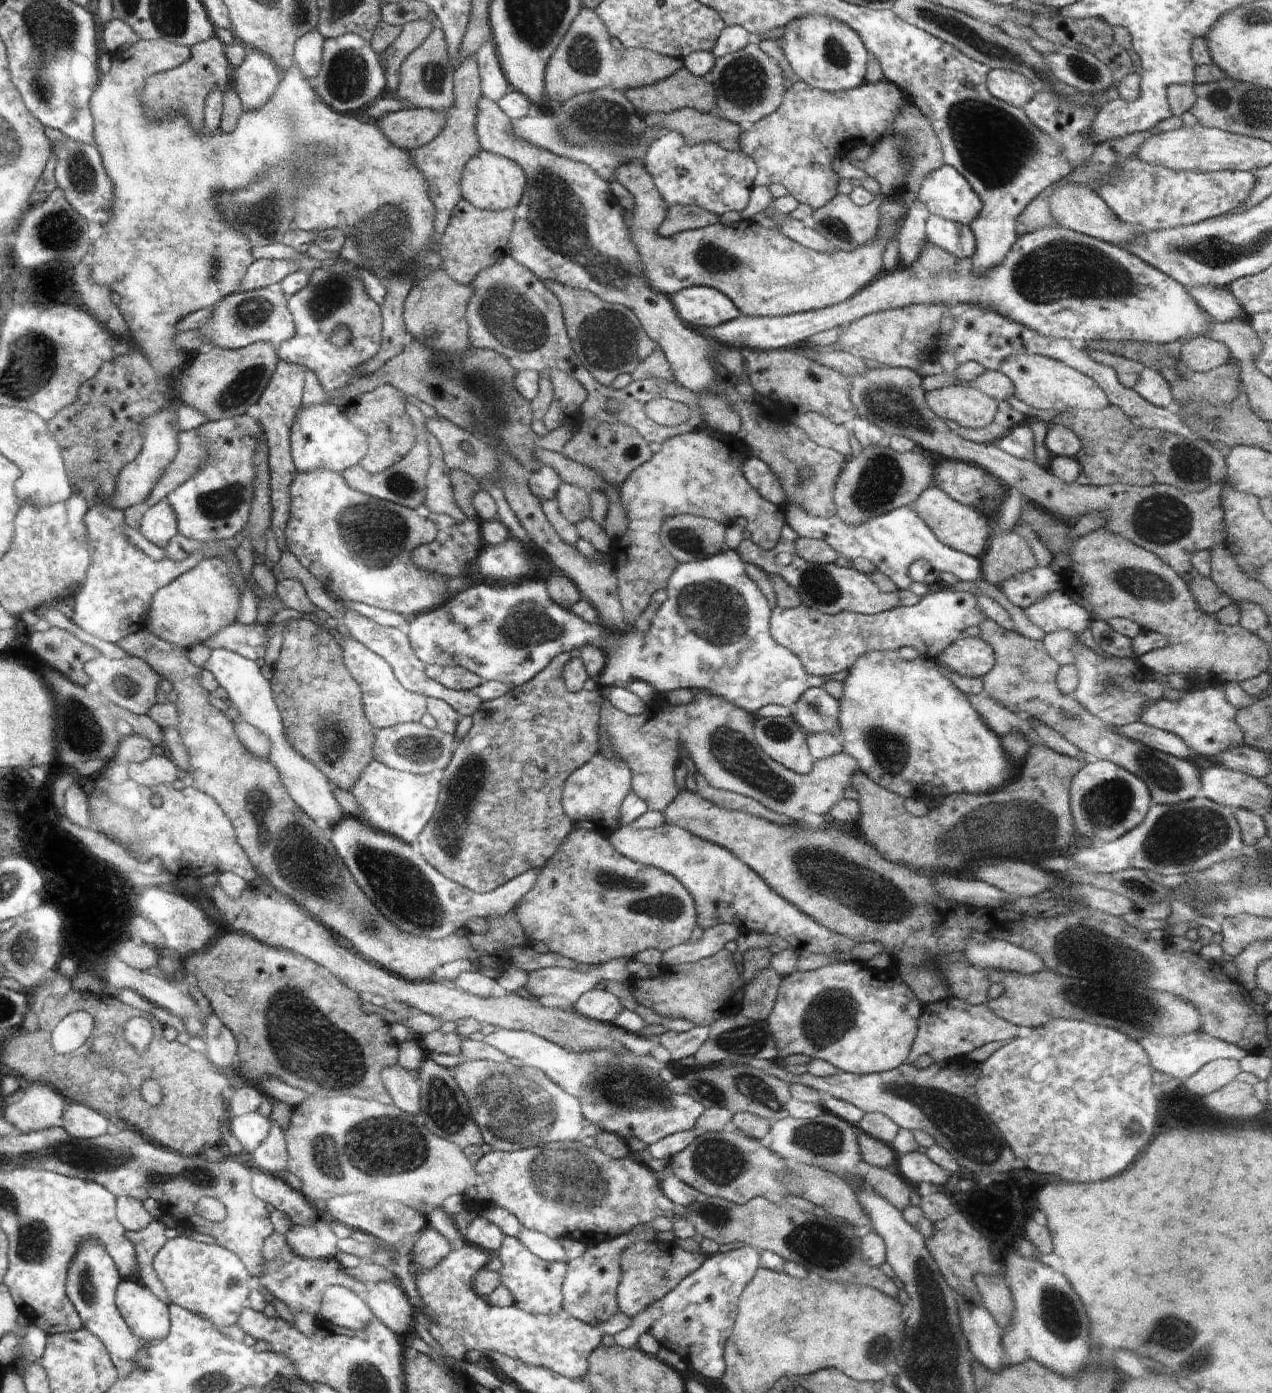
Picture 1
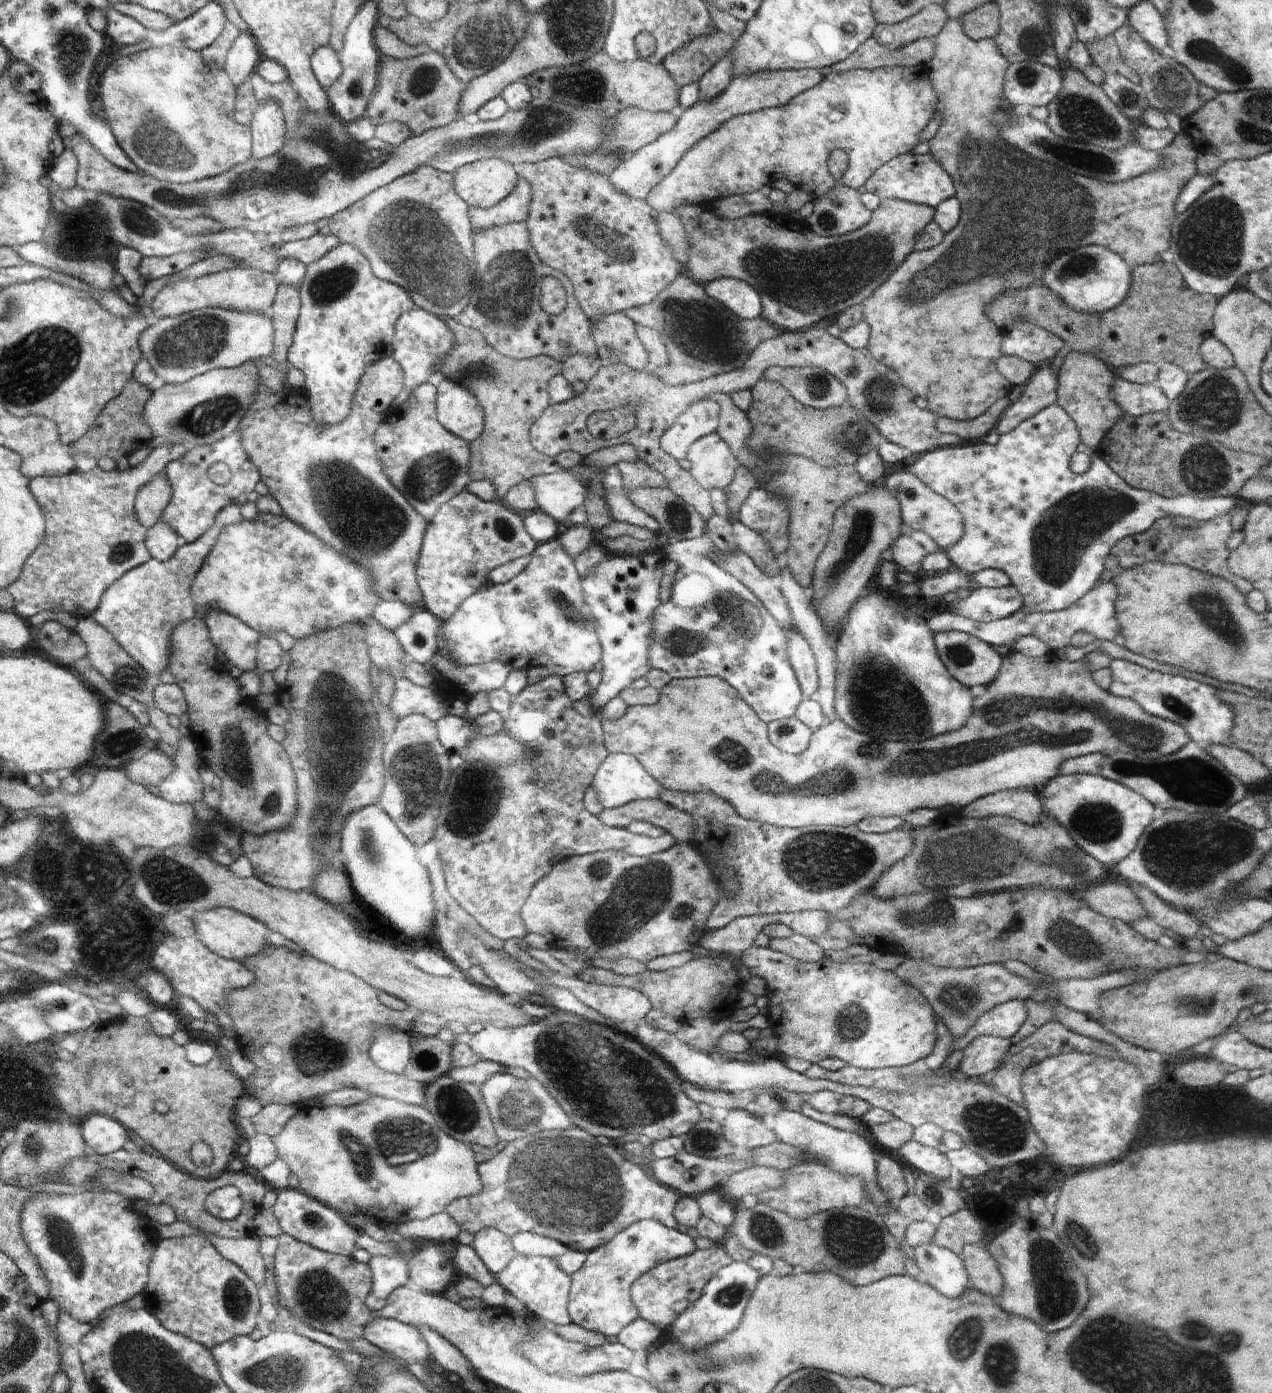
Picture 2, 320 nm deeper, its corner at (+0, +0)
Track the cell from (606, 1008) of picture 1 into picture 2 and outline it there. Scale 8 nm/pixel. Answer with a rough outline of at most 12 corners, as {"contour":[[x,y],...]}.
{"contour":[[598,986],[598,1012],[638,1022],[652,1008],[640,991]]}

